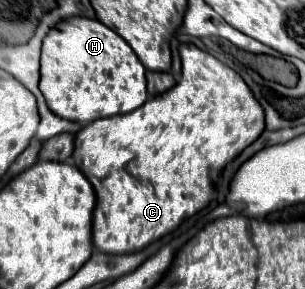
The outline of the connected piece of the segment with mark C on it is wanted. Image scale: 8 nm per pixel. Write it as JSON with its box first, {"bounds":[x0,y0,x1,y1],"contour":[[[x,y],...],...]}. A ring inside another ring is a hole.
{"bounds":[71,43,265,253],"contour":[[[185,43],[179,47],[179,55],[181,55],[181,65],[183,65],[183,73],[179,83],[169,89],[169,93],[163,93],[161,97],[153,97],[149,101],[145,101],[139,109],[125,113],[125,115],[113,115],[109,119],[97,119],[85,127],[81,127],[75,133],[75,149],[71,155],[71,161],[77,169],[81,169],[81,173],[87,177],[87,181],[93,185],[95,189],[95,209],[93,209],[93,247],[97,247],[103,253],[131,253],[131,251],[139,251],[143,247],[147,247],[151,241],[171,233],[183,219],[195,215],[197,211],[201,211],[211,199],[213,199],[213,181],[219,177],[219,169],[223,169],[237,153],[241,153],[247,145],[251,145],[263,131],[265,127],[265,119],[263,119],[263,109],[257,103],[257,99],[253,97],[251,89],[245,85],[245,81],[241,79],[241,75],[237,75],[233,69],[229,69],[227,65],[223,65],[219,59],[215,59],[213,55],[209,55],[207,51],[201,51],[197,45],[193,43]]]}

